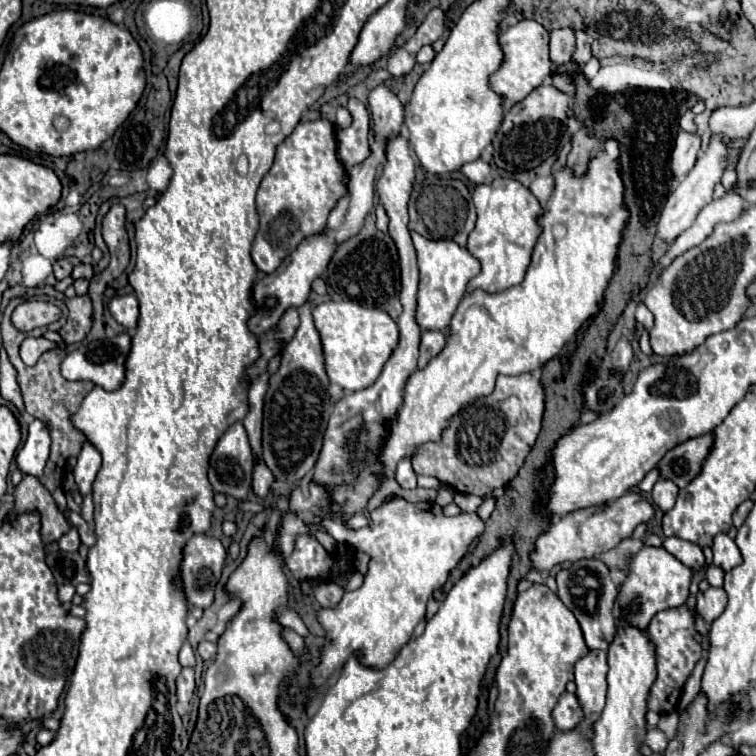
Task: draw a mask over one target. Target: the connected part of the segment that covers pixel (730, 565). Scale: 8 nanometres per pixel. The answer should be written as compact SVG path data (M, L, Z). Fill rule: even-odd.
M719 534L713 542L713 564L717 568L721 568L723 572L733 570L739 562L741 562L741 552L737 548L737 544L727 536L727 534Z

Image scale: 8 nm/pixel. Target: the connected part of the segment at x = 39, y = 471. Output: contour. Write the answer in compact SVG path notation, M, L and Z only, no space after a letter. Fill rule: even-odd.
M33 420L29 424L27 432L29 432L27 440L25 440L21 452L17 452L15 462L23 474L31 474L31 476L39 478L39 476L43 476L43 468L49 458L51 438L47 434L47 428L39 420Z

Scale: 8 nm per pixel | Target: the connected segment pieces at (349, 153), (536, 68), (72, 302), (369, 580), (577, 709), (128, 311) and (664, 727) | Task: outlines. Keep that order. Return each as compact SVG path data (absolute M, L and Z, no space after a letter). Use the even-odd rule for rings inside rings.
M349 98L347 108L353 116L353 124L351 128L337 131L337 156L349 170L369 156L369 114L365 104L357 98Z
M521 20L499 34L499 46L503 52L503 62L499 64L497 72L489 76L489 84L493 92L503 98L503 107L511 109L517 102L521 102L531 90L541 86L551 74L551 60L549 60L549 34L539 22L535 20Z
M75 296L75 298L63 298L69 308L69 318L63 328L59 328L59 336L65 344L81 342L89 330L91 330L91 300L89 296Z
M397 498L373 510L371 524L361 530L349 532L329 516L321 516L321 526L335 540L347 540L357 550L367 552L371 562L359 590L345 592L335 608L317 610L317 622L325 628L327 644L319 648L319 664L313 666L309 676L315 690L325 686L351 656L359 656L359 662L373 670L383 670L395 660L399 650L411 640L415 626L423 620L425 604L433 590L447 582L449 572L465 556L471 540L483 532L483 520L465 512L447 518L437 504L411 504Z
M565 692L557 700L551 716L553 716L555 728L559 728L559 730L573 730L581 722L581 706L579 706L579 700L573 694Z
M133 294L127 296L115 296L109 302L109 312L111 316L127 330L129 336L135 334L137 328L137 318L139 318L139 302Z
M669 712L669 714L661 716L657 728L671 740L677 734L677 724L679 724L679 714L677 712Z

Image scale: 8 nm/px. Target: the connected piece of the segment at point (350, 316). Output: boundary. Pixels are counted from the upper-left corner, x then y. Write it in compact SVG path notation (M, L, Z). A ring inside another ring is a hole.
M327 300L313 306L313 320L321 336L327 376L343 390L355 392L371 386L399 342L399 328L387 312L379 308L365 308L349 300Z

